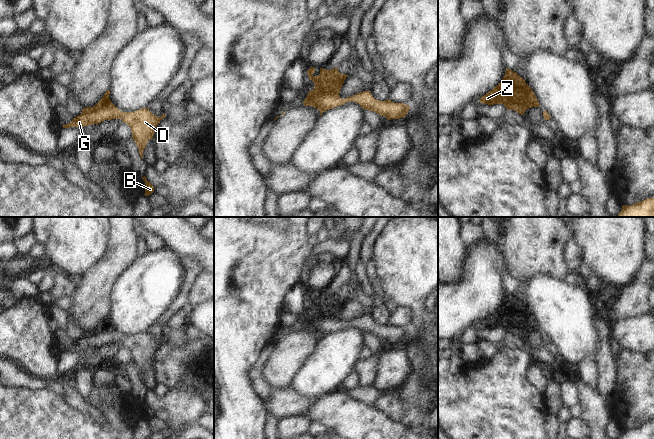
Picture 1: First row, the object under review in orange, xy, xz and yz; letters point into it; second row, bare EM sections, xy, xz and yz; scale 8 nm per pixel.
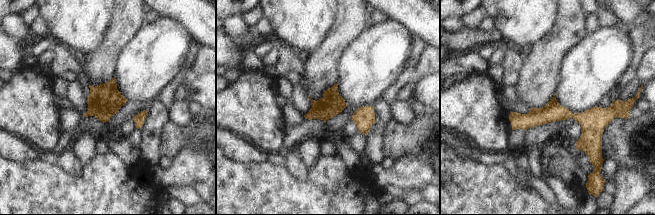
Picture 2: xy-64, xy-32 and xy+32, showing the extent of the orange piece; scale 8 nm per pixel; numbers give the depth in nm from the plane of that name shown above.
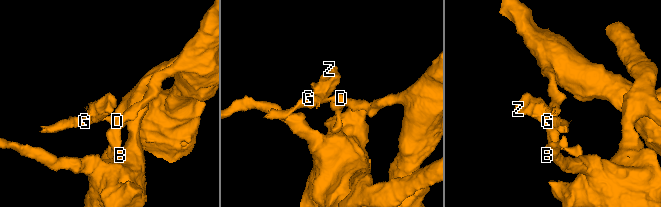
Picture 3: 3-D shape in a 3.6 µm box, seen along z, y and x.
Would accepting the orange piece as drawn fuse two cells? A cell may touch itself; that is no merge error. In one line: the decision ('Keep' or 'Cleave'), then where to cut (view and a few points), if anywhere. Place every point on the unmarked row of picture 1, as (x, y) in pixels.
Keep. No split

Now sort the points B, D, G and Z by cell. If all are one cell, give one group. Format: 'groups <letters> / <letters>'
groups B D G Z

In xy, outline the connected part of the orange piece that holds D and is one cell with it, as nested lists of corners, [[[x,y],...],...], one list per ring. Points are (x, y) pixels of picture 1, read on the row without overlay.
[[[107,314],[94,331],[83,332],[82,337],[73,342],[69,348],[63,348],[63,352],[98,349],[105,344],[121,343],[130,351],[132,362],[138,371],[140,381],[143,383],[143,375],[148,365],[153,362],[157,349],[166,341],[165,338],[157,341],[147,331],[134,336],[122,336],[111,326],[109,319],[110,315]]]

